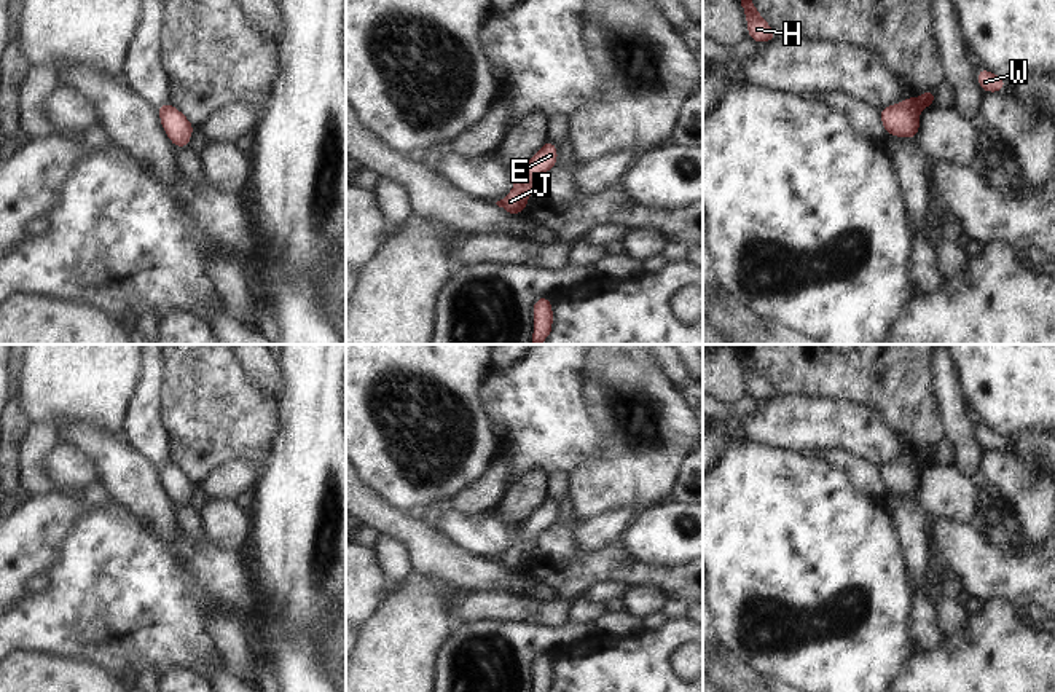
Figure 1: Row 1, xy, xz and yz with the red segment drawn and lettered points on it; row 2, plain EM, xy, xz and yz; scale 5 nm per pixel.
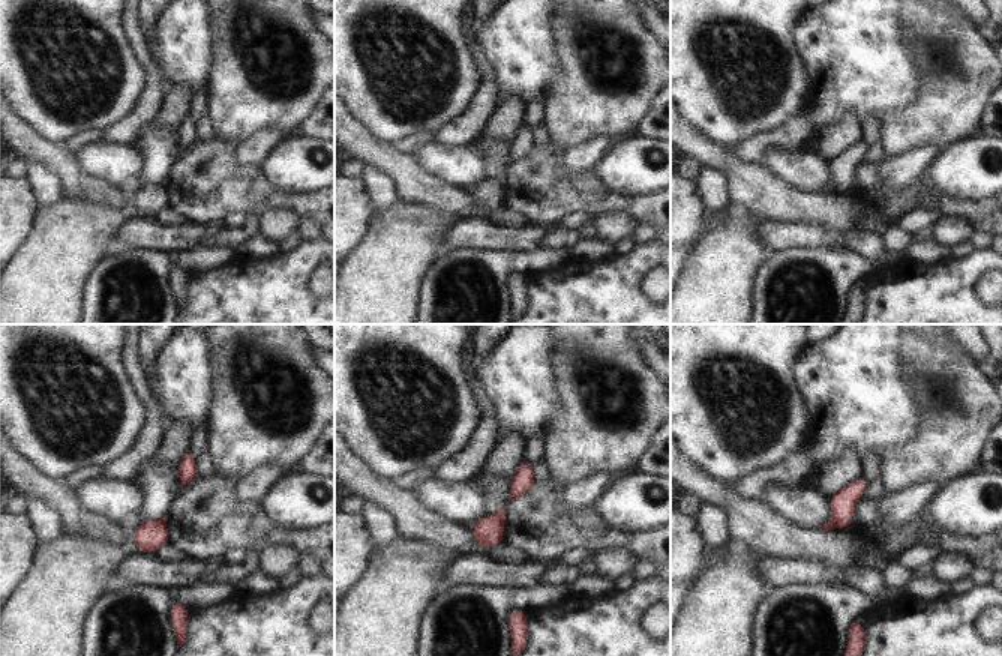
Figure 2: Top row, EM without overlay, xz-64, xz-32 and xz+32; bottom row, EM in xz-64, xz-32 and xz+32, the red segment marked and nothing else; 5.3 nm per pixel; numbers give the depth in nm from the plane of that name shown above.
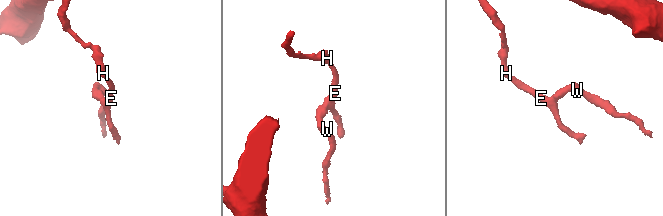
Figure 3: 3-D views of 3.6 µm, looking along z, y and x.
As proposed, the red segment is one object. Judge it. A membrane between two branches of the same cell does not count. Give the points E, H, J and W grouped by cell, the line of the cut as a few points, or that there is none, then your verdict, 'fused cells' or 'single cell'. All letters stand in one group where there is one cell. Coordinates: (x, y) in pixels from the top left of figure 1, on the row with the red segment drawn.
E H / J W | xz (517, 177), (521, 182), (526, 200) | fused cells

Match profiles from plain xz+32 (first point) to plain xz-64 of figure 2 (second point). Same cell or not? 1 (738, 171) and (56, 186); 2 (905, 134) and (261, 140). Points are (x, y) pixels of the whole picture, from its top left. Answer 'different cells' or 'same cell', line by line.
1: different cells
2: different cells

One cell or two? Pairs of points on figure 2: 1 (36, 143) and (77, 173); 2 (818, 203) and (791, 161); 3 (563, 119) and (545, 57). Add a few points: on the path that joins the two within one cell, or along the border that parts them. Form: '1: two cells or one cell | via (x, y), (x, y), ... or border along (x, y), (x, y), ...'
1: one cell | via (47, 152), (57, 156), (66, 165)
2: two cells | border along (780, 176), (804, 191), (819, 194)
3: two cells | border along (557, 47), (560, 69), (545, 104)

